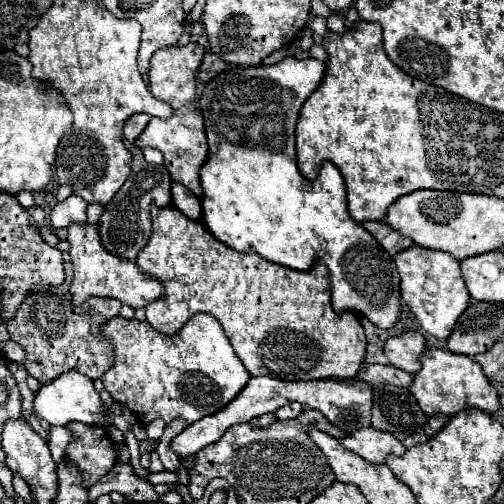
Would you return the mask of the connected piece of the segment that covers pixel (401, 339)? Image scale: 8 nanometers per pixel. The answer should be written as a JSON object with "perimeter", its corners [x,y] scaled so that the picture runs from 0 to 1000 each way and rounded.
{"perimeter":[[[806,655],[798,663],[774,667],[762,679],[762,702],[770,706],[774,722],[794,734],[806,734],[813,742],[829,738],[829,730],[833,730],[829,706],[841,694],[845,694],[845,675],[829,655]]]}

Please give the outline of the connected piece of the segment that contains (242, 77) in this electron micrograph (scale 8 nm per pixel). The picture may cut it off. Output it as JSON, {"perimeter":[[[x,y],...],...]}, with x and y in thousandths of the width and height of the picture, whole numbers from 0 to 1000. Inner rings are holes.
{"perimeter":[[[563,115],[552,127],[540,131],[456,131],[452,139],[437,143],[433,151],[425,151],[417,163],[405,167],[401,190],[397,190],[397,214],[401,214],[401,230],[405,230],[405,250],[409,250],[409,270],[413,270],[413,313],[405,321],[405,329],[397,333],[397,365],[405,377],[401,389],[401,440],[409,444],[409,452],[448,488],[472,496],[472,500],[512,500],[520,512],[544,520],[544,524],[560,524],[583,536],[611,536],[627,512],[643,512],[635,520],[643,520],[651,528],[651,544],[655,544],[655,575],[659,575],[659,607],[667,619],[683,619],[683,615],[698,615],[698,619],[714,619],[722,627],[730,627],[746,647],[754,651],[778,651],[790,623],[794,623],[794,552],[786,540],[786,528],[778,520],[778,512],[770,508],[770,500],[762,500],[762,492],[718,452],[714,440],[698,437],[687,413],[687,365],[683,353],[675,345],[675,337],[655,325],[651,317],[639,325],[635,349],[627,357],[607,357],[591,329],[587,329],[587,298],[583,298],[583,250],[595,226],[599,206],[607,202],[607,194],[623,183],[623,175],[631,175],[635,159],[643,151],[643,123],[627,119],[627,115],[607,115],[607,119],[591,119],[591,115]]]}

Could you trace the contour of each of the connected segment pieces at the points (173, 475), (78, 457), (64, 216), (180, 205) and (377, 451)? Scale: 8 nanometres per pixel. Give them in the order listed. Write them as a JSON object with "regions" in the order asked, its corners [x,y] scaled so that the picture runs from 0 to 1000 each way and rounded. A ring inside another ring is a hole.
{"regions":[[[[349,935],[300,937],[290,952],[302,956],[306,962],[321,958],[349,960],[355,958],[355,944]]],[[[143,837],[131,841],[131,853],[143,857],[143,877],[135,881],[131,909],[159,933],[163,960],[175,972],[230,921],[226,881],[202,845]]],[[[151,385],[135,389],[131,397],[115,401],[103,417],[99,417],[99,440],[107,452],[135,452],[139,444],[155,440],[167,444],[171,440],[171,409],[175,401]]],[[[341,361],[341,405],[381,437],[397,437],[397,397],[361,365]]],[[[738,845],[694,857],[690,865],[675,869],[675,881],[738,921],[758,921],[770,901],[794,905],[806,897],[806,889],[794,881],[794,873],[786,873],[786,865],[778,865],[774,857],[754,857]]]]}

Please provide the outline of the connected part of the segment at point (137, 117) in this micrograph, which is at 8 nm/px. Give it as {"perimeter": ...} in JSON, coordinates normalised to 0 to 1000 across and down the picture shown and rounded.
{"perimeter":[[[266,226],[266,230],[258,230],[246,242],[246,270],[250,270],[250,278],[266,282],[278,270],[278,262],[290,254],[294,238],[298,238],[294,226]]]}

